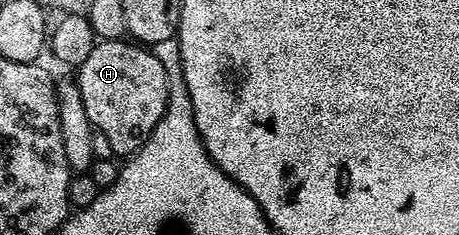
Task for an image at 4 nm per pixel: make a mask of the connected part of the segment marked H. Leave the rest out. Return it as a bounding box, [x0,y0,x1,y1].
[76,40,170,158]

